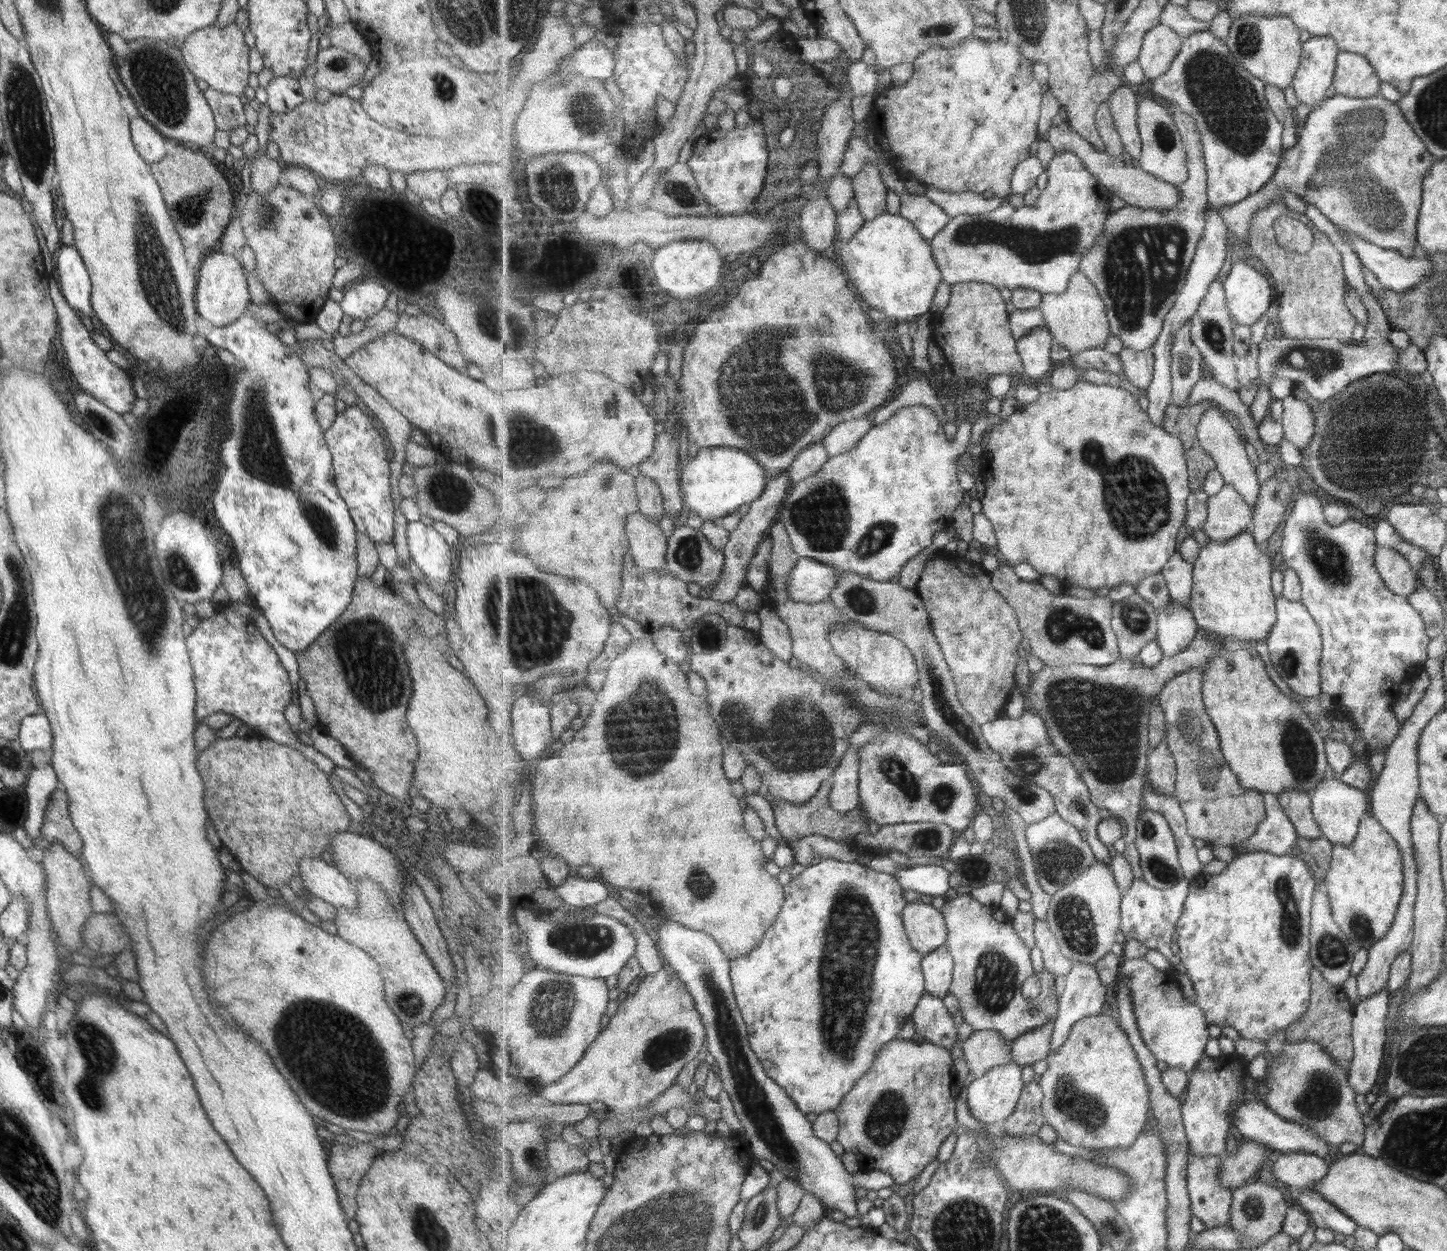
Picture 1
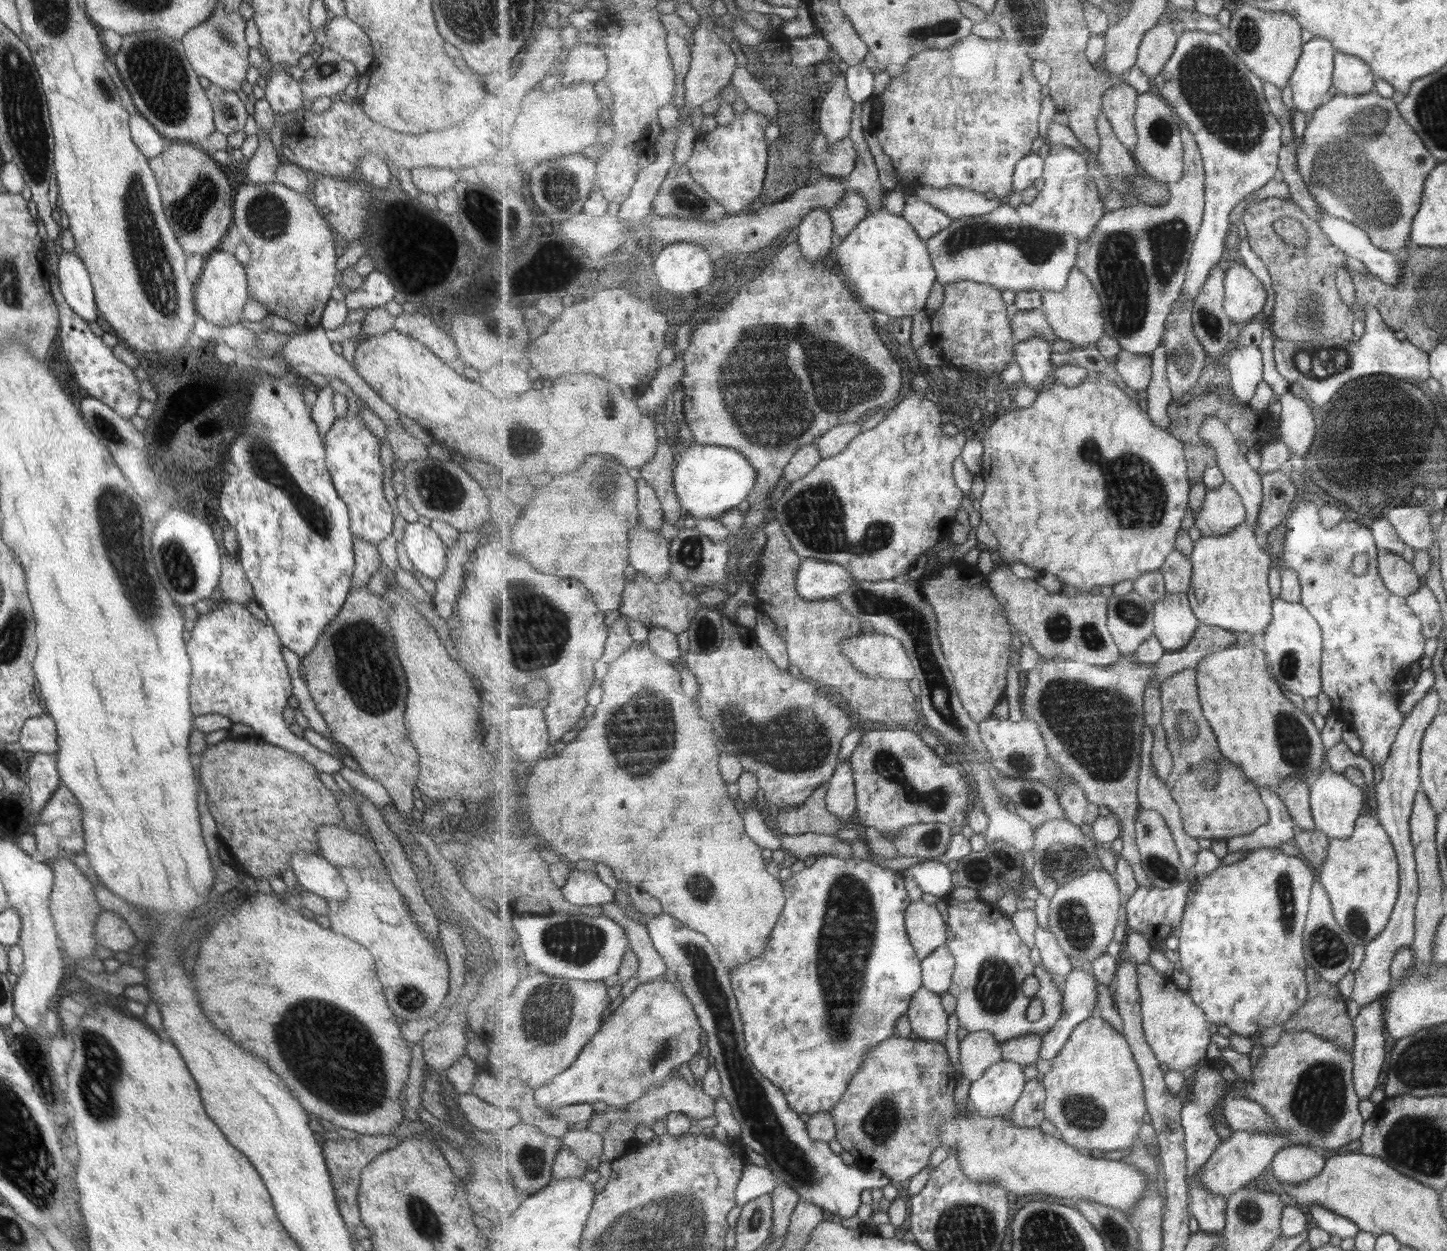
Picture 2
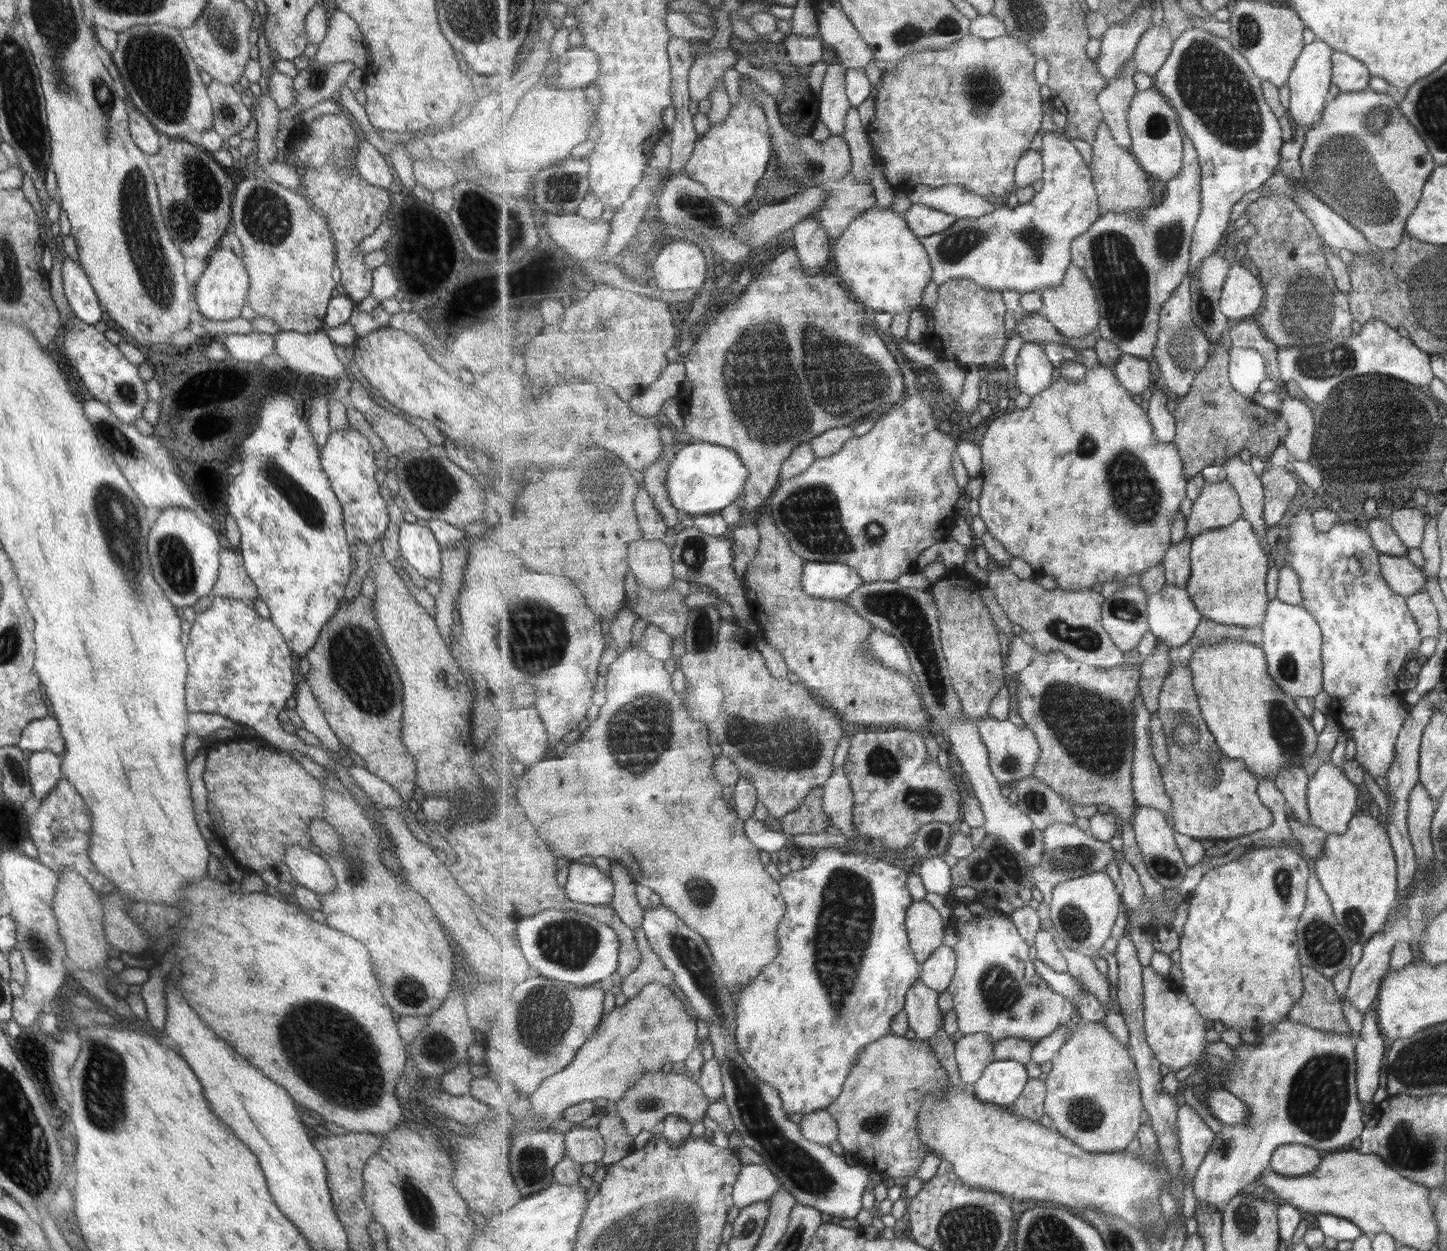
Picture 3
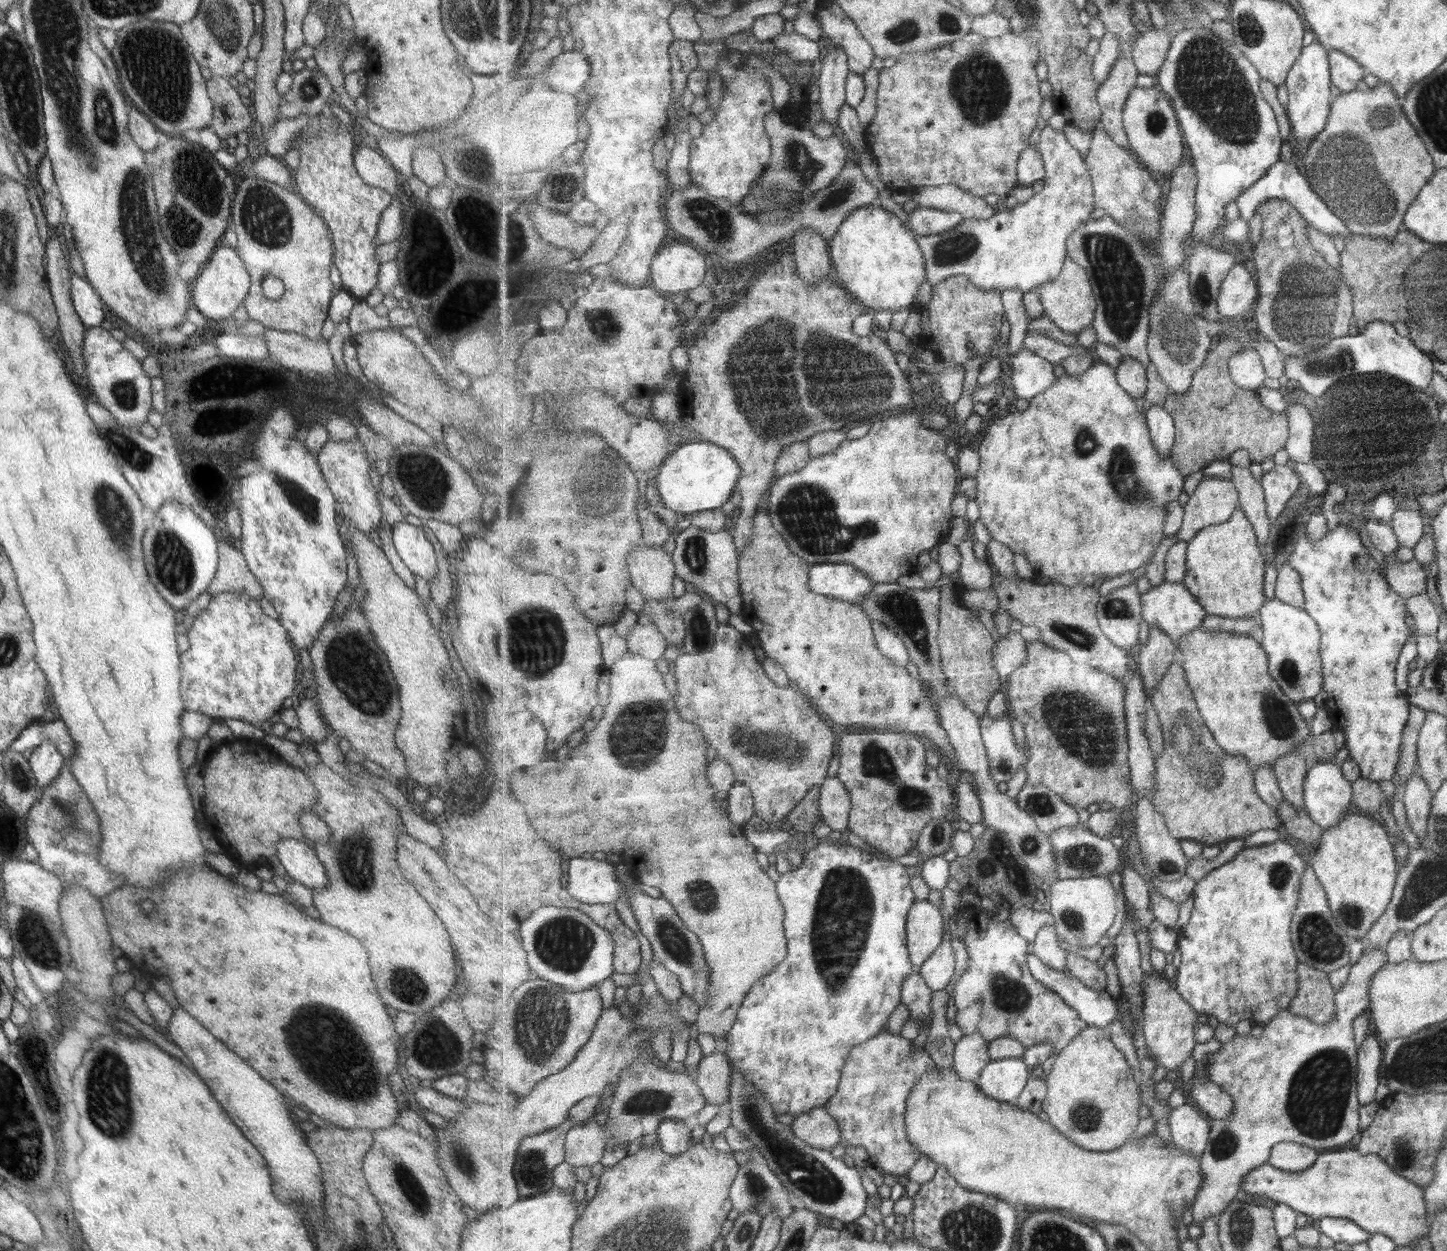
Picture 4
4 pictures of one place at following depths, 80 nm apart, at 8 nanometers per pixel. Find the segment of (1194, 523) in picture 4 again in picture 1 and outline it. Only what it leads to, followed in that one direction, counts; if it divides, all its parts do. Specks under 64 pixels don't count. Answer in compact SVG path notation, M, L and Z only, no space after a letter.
M1225 483L1219 494L1209 496L1206 536L1217 542L1227 542L1251 529L1254 511L1244 496L1231 484Z

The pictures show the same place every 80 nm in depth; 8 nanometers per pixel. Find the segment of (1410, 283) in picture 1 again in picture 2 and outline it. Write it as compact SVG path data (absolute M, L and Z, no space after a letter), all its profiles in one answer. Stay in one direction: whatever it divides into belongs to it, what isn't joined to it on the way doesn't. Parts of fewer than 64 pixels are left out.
M1318 208L1317 224L1328 236L1333 246L1341 249L1346 256L1359 261L1366 272L1376 276L1385 284L1397 284L1402 275L1402 262L1394 254L1373 246L1360 229L1350 223L1331 217Z

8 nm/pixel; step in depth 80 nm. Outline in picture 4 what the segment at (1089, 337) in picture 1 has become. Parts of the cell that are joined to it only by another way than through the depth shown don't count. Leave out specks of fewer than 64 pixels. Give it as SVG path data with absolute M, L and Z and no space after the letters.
M1069 255L1066 256L1061 274L1055 280L1043 284L1037 292L1040 294L1046 316L1065 332L1078 333L1083 328L1092 326L1098 308L1092 289L1092 281L1085 268L1077 264L1077 261Z

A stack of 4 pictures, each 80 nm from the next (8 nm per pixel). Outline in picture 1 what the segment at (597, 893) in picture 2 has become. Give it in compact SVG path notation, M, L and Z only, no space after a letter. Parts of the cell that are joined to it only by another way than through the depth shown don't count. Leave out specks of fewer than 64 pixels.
M573 874L564 883L556 887L557 894L576 908L593 907L614 895L614 891L597 878L584 880Z

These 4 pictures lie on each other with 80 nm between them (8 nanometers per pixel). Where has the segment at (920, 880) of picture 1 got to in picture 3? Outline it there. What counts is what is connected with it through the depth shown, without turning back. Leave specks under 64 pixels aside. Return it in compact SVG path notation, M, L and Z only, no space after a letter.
M943 857L925 858L918 869L925 889L943 897L953 890L953 878L951 878L951 866L943 860Z

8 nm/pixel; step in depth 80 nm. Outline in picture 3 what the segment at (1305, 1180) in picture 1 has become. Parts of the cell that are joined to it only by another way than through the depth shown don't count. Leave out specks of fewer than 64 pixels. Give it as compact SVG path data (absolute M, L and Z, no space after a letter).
M1285 1144L1272 1155L1270 1168L1283 1176L1303 1176L1321 1163L1317 1149L1304 1144Z

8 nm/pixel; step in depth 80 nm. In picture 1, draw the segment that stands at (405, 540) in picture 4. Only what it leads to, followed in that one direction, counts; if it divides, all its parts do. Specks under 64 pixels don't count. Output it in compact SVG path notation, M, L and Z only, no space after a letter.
M419 520L407 522L406 542L409 560L421 570L427 582L450 583L455 553L431 525L423 525Z

